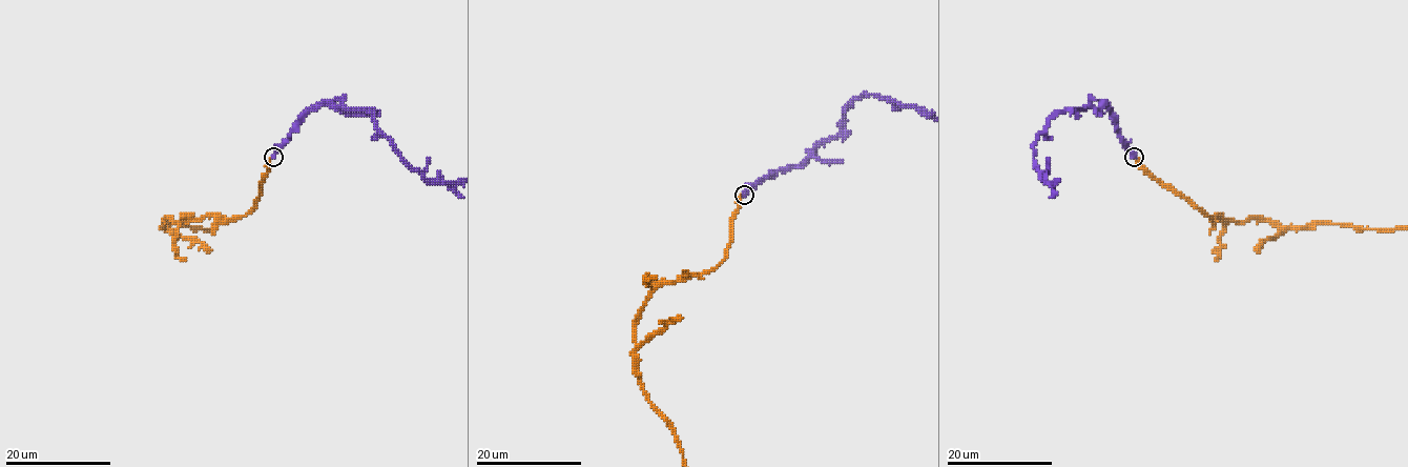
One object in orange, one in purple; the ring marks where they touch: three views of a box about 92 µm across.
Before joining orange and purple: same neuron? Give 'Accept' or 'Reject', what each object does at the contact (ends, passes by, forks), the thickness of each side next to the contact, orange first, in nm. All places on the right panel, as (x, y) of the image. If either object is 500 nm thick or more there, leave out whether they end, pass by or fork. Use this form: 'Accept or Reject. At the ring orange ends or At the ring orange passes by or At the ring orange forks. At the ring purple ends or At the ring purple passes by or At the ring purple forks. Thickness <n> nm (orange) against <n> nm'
Accept. Thickness 300 nm (orange) against 500 nm

